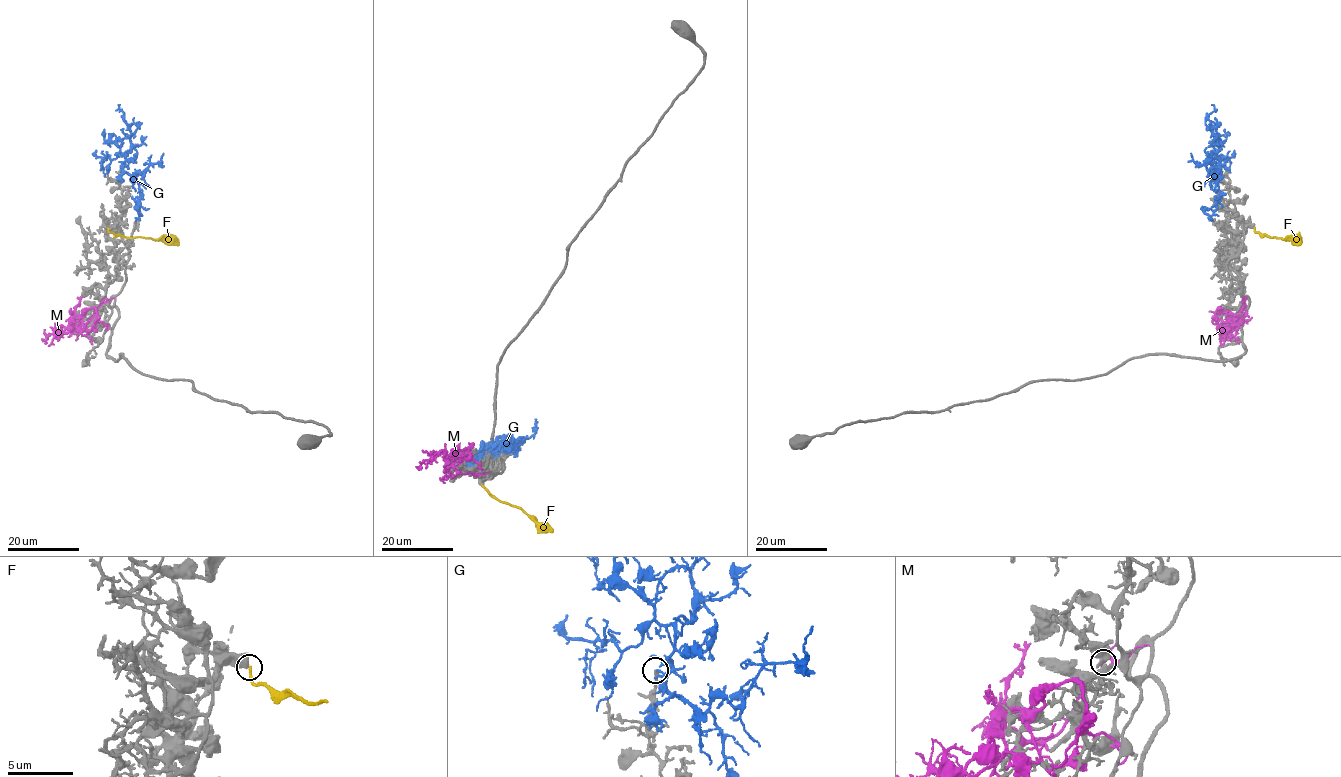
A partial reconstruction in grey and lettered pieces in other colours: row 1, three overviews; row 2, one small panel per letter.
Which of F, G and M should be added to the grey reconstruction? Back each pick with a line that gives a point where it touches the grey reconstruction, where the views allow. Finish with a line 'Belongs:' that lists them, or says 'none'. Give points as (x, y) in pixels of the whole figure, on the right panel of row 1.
Belongs: none

